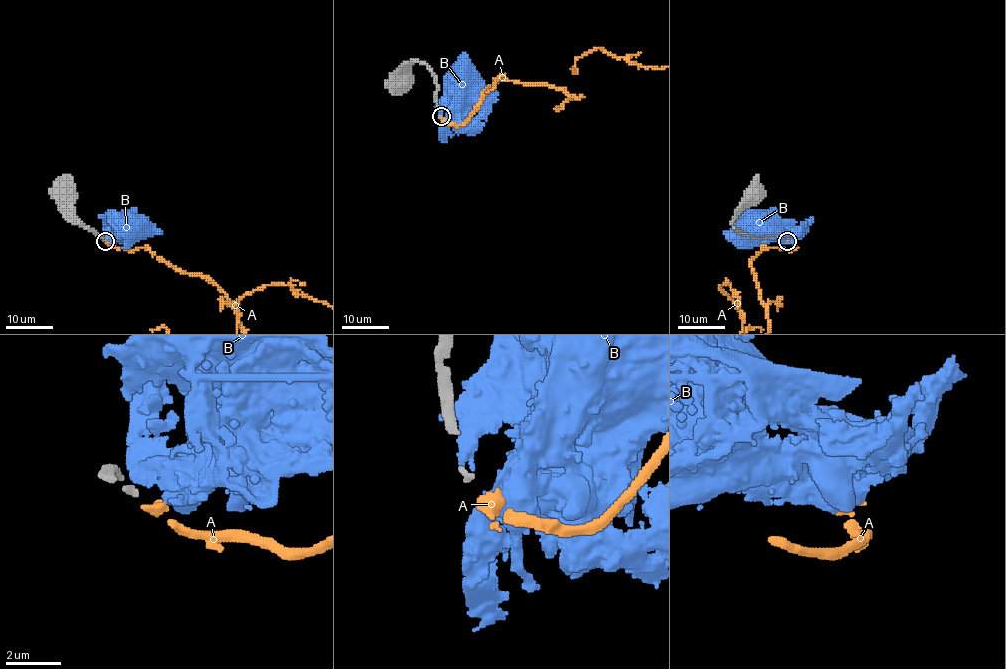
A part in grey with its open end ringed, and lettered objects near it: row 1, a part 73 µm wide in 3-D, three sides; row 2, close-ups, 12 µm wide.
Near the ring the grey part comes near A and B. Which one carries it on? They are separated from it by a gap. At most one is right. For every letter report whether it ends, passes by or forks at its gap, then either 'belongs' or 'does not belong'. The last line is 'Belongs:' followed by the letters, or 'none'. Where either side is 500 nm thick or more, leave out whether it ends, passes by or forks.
A: it passes by; belongs
B: does not belong
Belongs: A

